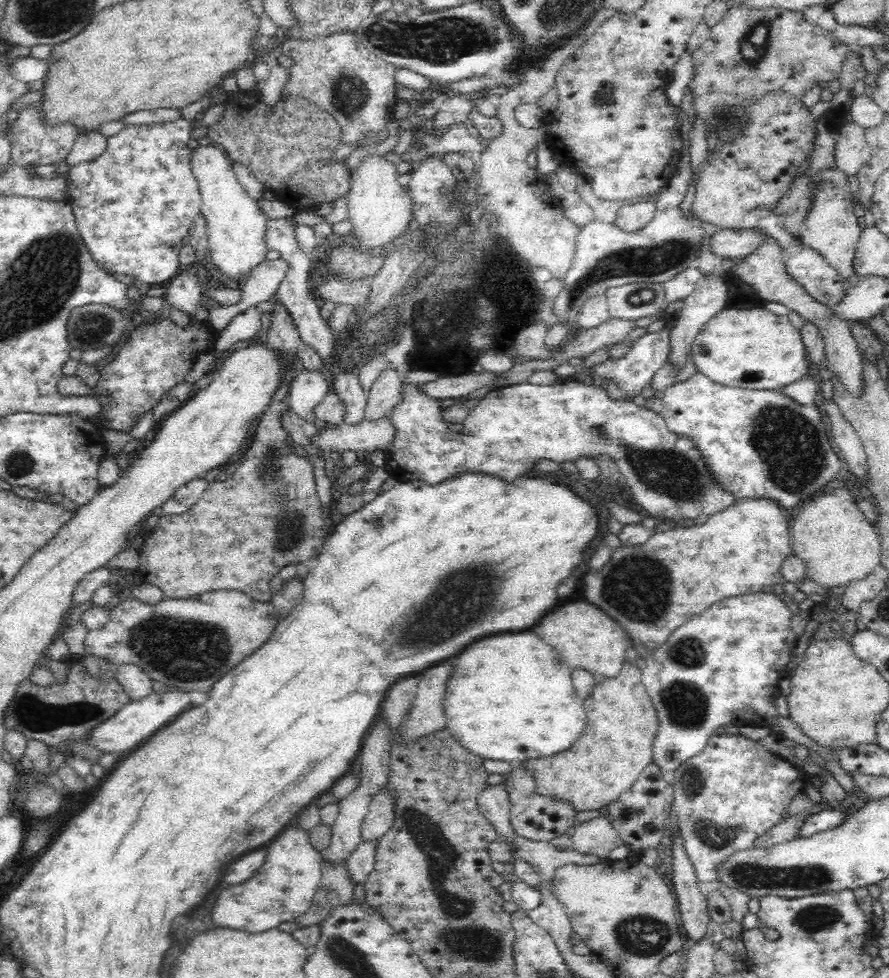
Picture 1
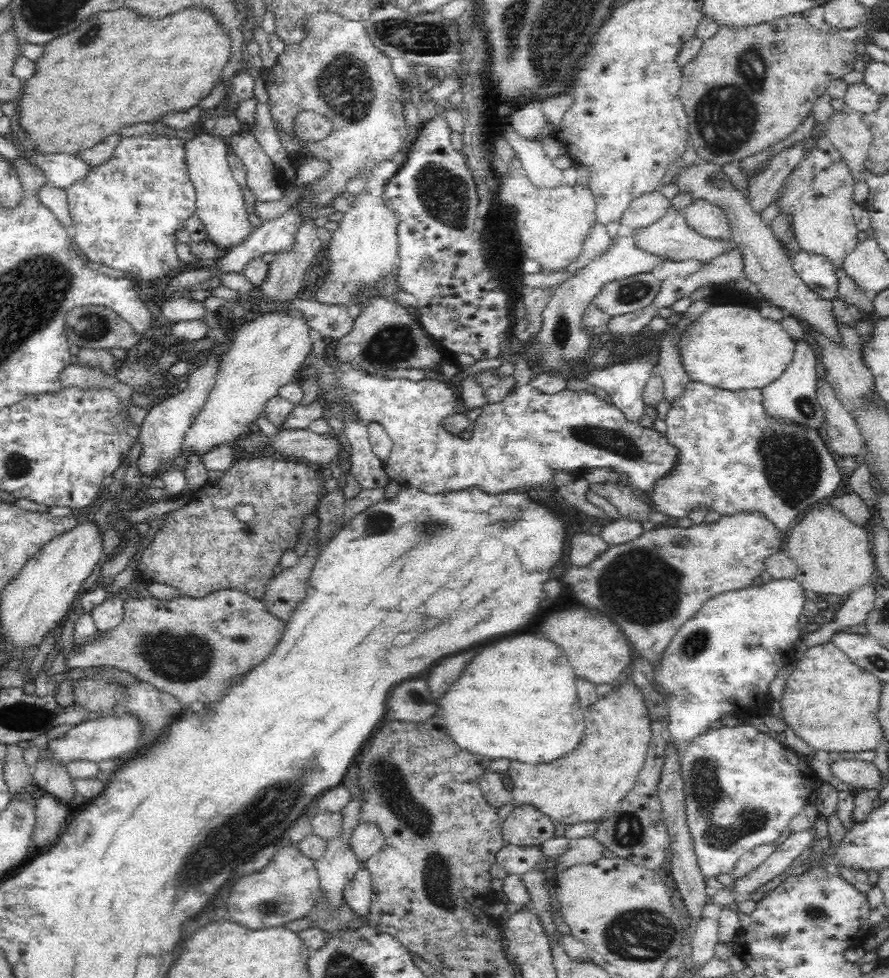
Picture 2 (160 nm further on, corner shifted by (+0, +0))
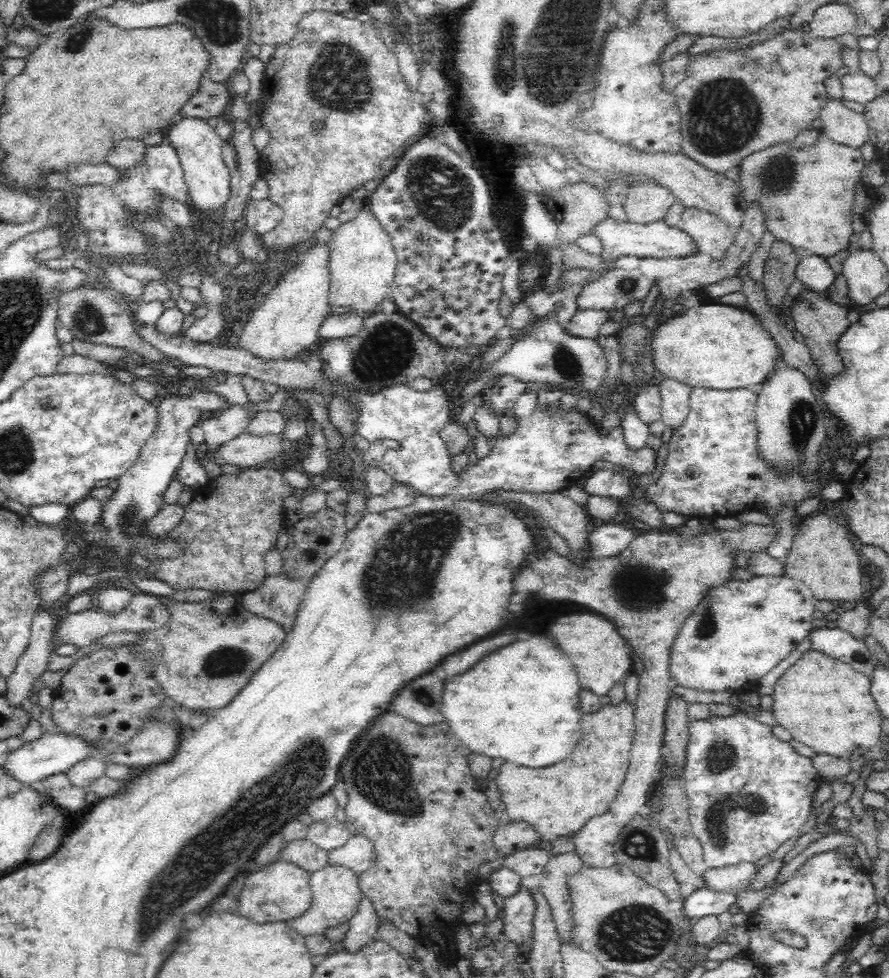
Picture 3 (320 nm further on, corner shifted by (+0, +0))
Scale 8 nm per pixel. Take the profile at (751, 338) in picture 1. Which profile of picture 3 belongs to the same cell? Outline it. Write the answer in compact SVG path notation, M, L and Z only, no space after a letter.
M704 300L699 307L677 314L658 326L652 333L651 346L655 370L690 388L757 388L782 365L774 337L755 315L712 300Z

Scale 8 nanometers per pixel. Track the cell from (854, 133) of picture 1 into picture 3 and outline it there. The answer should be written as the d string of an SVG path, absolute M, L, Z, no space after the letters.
M827 100L820 110L820 132L836 144L848 148L862 148L868 140L869 128L862 113L846 107L841 100Z

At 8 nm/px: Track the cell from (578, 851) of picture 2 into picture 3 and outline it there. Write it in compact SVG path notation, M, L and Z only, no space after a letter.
M576 849L570 852L552 856L544 870L536 875L540 891L548 899L556 927L562 939L572 938L572 925L570 924L571 900L568 894L567 878L578 872L584 865L582 857Z

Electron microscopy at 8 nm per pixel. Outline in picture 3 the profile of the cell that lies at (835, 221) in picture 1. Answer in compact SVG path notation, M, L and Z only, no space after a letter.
M821 133L819 141L813 146L794 152L790 150L789 143L776 144L747 156L740 162L738 168L740 169L740 186L746 201L749 204L750 202L761 204L765 215L765 228L776 240L784 240L797 250L828 259L853 247L850 244L850 236L853 234L852 209L865 164L866 161L860 149L836 144Z

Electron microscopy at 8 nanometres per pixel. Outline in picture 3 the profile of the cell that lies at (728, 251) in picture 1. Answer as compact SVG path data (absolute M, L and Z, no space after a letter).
M612 218L600 222L594 228L596 234L604 244L604 253L601 257L610 261L624 256L639 256L640 258L686 258L696 255L700 251L695 239L679 227L674 227L668 222L661 220L650 224L637 225L626 222L616 222Z

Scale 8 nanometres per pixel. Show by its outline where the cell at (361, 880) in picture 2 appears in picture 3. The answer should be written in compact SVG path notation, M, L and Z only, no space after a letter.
M362 894L355 913L349 918L349 930L343 941L344 948L356 952L361 946L377 937L379 930L378 913L368 896Z

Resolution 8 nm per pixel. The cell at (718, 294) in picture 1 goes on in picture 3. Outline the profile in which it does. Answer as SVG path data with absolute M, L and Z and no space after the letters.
M666 377L660 380L661 419L666 427L675 429L682 424L689 409L691 388L676 379Z

